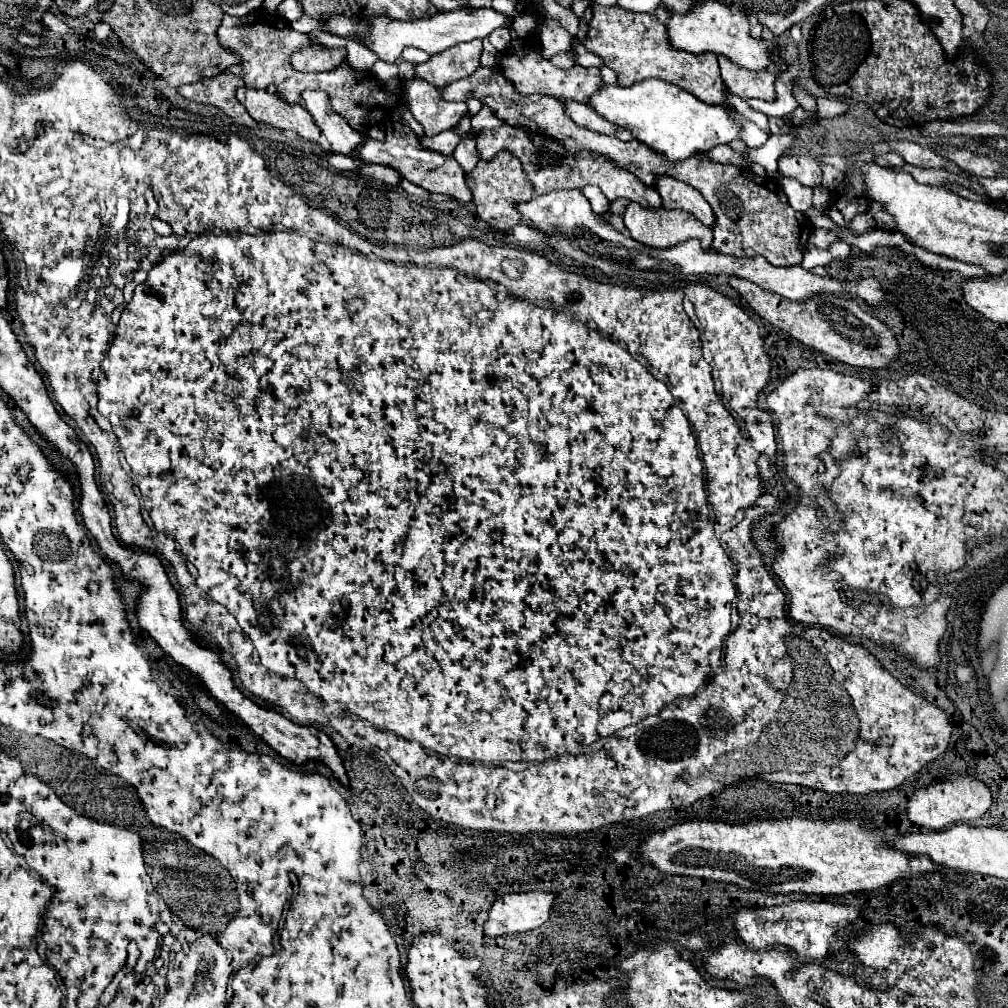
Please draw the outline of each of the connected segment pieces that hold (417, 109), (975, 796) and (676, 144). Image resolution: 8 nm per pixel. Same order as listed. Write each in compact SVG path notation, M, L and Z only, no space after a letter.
M413 78L401 86L401 98L409 106L415 120L423 126L427 136L453 130L467 114L465 102L459 104L443 100L437 88L419 78Z
M947 776L941 782L933 782L925 788L917 788L907 802L907 818L927 830L943 830L949 824L971 822L981 818L991 806L991 790L985 782L971 776Z
M659 78L641 80L629 88L603 83L591 96L589 106L605 120L633 132L639 142L657 152L663 152L671 162L685 160L689 156L695 156L697 152L707 152L717 144L727 144L737 138L743 140L749 148L761 148L769 138L765 130L745 120L739 112L727 112L723 106L705 104L679 86L673 86Z

